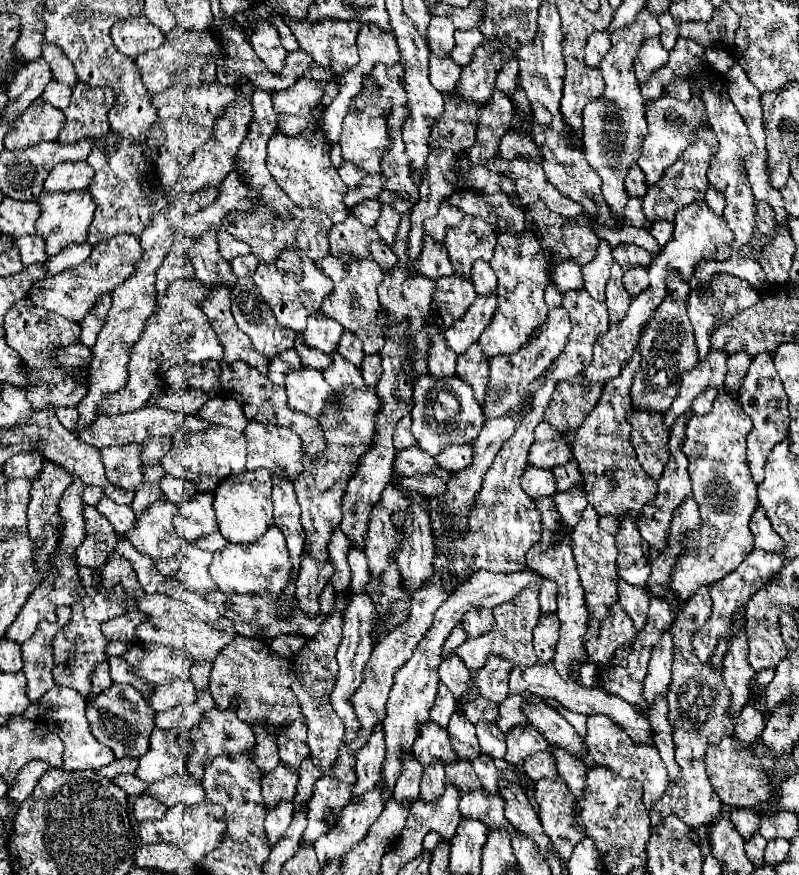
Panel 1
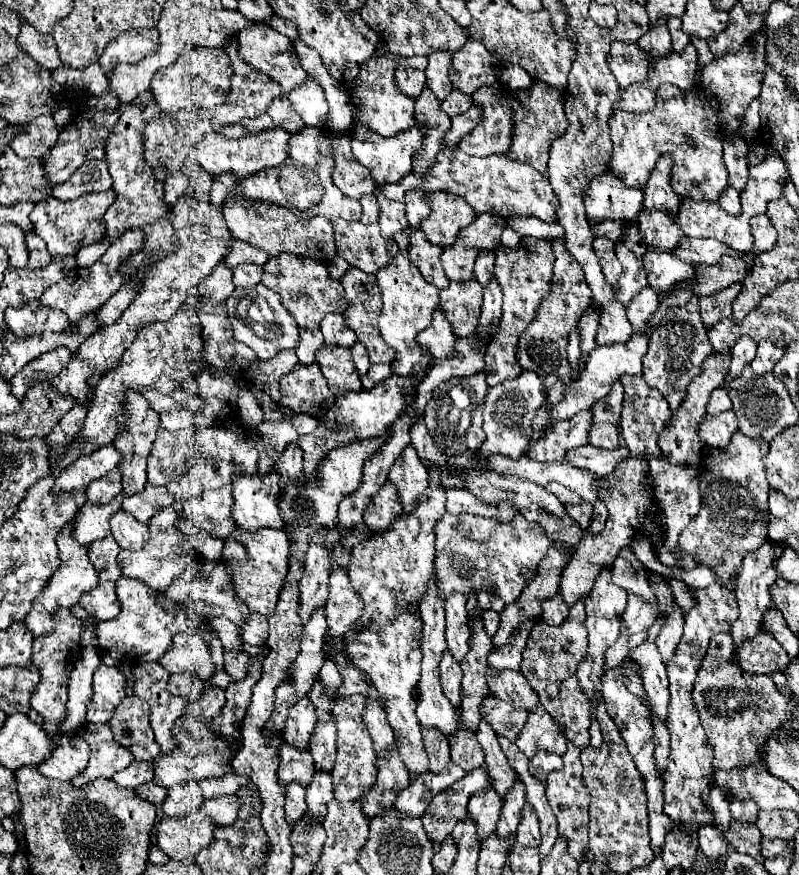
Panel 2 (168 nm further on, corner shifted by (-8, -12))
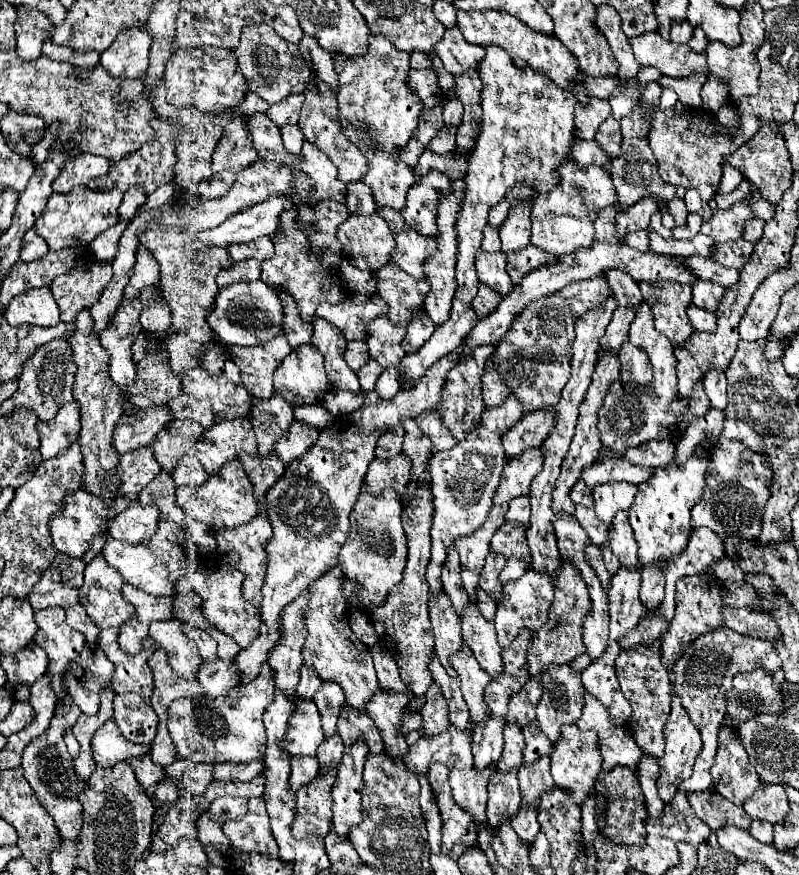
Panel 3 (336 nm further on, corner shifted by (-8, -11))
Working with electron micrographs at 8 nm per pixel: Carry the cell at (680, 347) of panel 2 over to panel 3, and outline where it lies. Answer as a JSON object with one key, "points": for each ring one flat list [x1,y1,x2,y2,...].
{"points":[[660,282,660,284,638,284,644,302,650,306,656,330,664,332,672,344,682,344,694,332,692,324,688,324,686,308,692,302,692,286,678,282]]}

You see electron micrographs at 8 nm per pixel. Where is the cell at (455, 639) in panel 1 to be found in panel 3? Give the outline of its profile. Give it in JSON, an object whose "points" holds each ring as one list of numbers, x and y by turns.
{"points":[[490,550,490,554,486,556,486,564,480,572,480,588,484,588,496,603,503,598,503,587,498,582,498,576,500,576,504,564,506,564,506,558,500,556,498,552]]}

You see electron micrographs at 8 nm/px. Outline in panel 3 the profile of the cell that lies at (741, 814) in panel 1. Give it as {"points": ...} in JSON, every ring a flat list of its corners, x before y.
{"points":[[720,726,718,730,718,752,710,774,716,792,734,804,744,804,760,786,756,768,750,764,740,738,728,726]]}

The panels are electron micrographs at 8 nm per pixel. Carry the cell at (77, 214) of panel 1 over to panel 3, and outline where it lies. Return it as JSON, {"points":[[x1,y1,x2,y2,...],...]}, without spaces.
{"points":[[76,186,68,194,52,194,44,214,36,220,34,228,40,238,46,240,50,250,60,250,66,246,86,246,106,228,118,224,122,218,118,206,122,204,122,192,92,192,86,186]]}

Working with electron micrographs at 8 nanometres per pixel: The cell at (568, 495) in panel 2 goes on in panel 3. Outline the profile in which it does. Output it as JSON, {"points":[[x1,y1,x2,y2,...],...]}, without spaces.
{"points":[[584,480,576,482,572,492,570,492,570,498,574,504,582,504,582,506,594,506,594,498,592,498,592,490,584,484]]}

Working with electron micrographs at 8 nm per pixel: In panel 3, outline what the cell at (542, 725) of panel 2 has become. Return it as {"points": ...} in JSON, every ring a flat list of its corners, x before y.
{"points":[[550,664,542,676,542,698,536,706,536,720,540,730,548,736,550,742,560,738,560,728,564,724,576,724,580,720,584,708,584,688,580,680,580,672,574,672,570,664]]}

